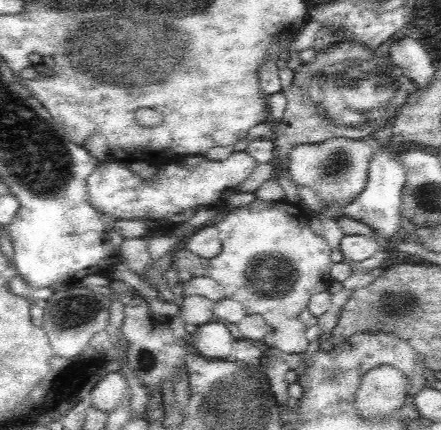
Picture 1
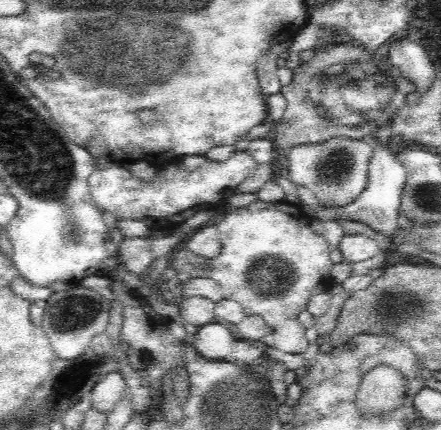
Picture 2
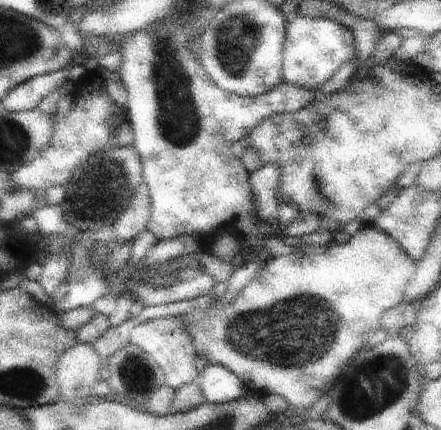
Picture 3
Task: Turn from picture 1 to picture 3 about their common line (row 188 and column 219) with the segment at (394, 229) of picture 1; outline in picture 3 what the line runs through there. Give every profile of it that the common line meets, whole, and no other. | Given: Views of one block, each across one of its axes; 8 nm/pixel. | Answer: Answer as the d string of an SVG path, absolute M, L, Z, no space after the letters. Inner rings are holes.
M207 364L203 372L199 372L197 382L205 396L205 402L211 404L229 404L249 392L245 382L223 364Z

